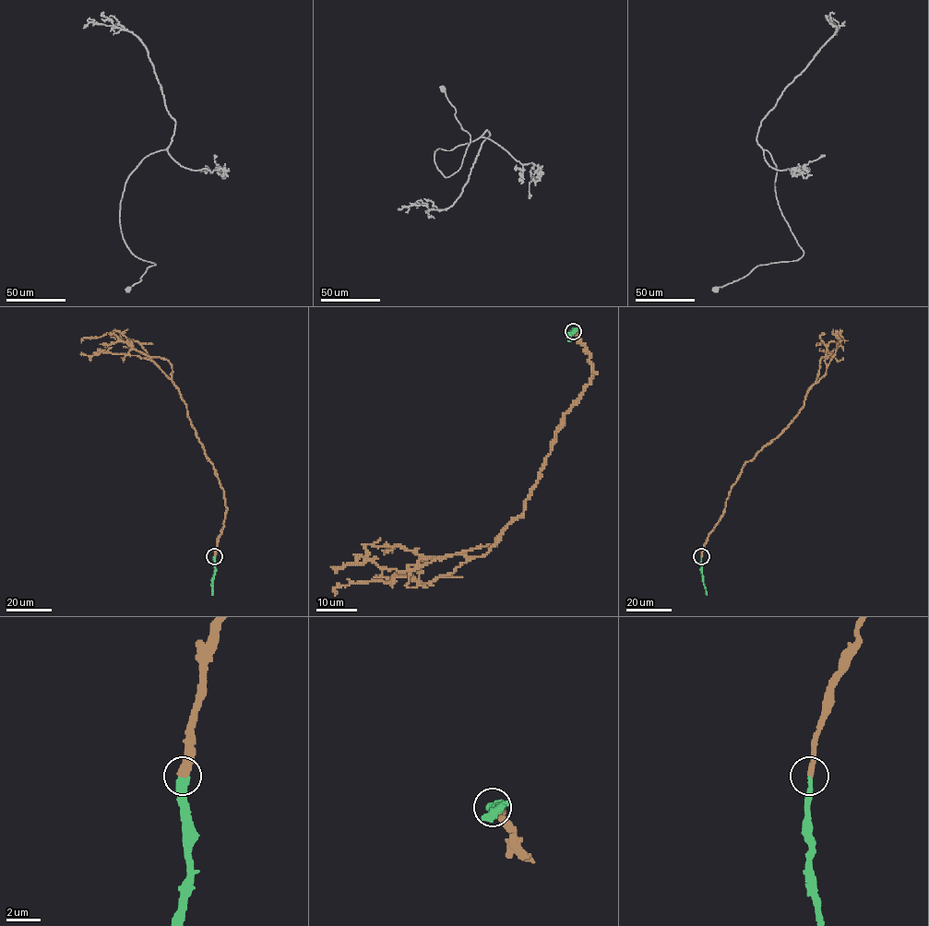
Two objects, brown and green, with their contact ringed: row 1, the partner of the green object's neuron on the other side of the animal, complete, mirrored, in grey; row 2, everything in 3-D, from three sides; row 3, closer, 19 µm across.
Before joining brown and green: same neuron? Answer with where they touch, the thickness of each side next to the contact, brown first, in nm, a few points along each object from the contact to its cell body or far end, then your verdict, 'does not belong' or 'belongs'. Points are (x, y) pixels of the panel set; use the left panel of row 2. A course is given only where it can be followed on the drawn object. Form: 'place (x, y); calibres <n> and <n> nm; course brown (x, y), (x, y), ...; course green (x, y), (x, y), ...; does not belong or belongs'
place (214, 556); calibres 380 and 360 nm; course brown (214, 556), (225, 518), (224, 492), (180, 391), (136, 341), (116, 331), (82, 340); course green (214, 556), (211, 595); belongs

